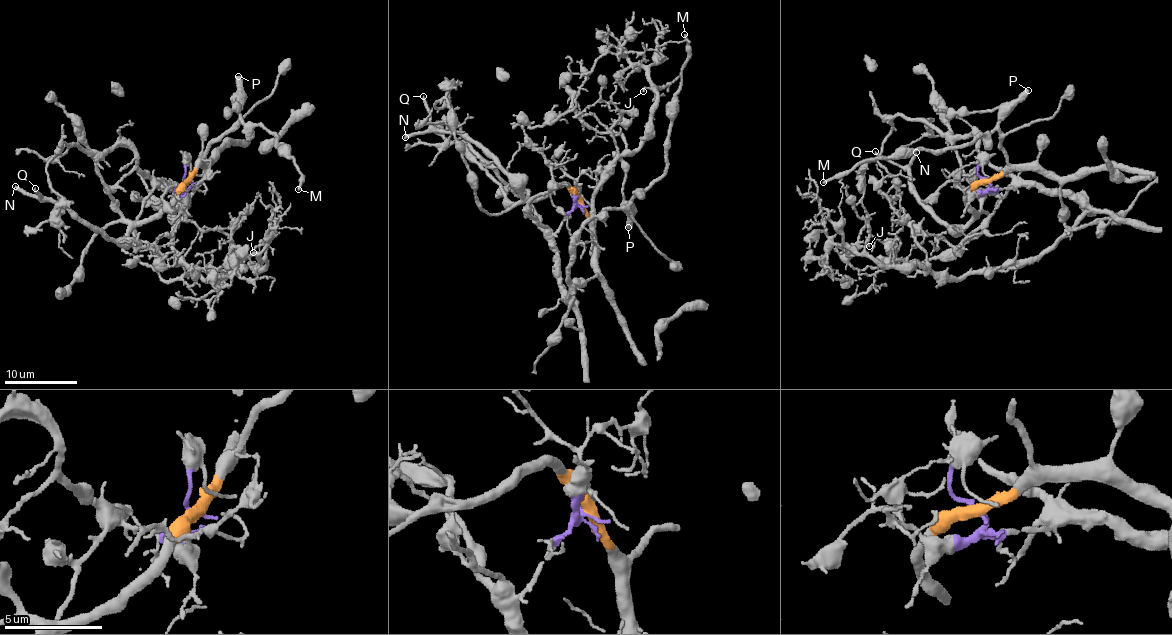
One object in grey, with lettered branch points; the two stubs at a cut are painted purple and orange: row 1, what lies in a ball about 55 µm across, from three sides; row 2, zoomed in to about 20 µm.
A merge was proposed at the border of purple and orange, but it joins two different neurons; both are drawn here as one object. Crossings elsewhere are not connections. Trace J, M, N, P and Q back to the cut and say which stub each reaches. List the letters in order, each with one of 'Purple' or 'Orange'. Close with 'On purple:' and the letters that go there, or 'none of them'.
J: Purple
M: Orange
N: Orange
P: Orange
Q: Orange
On purple: J

